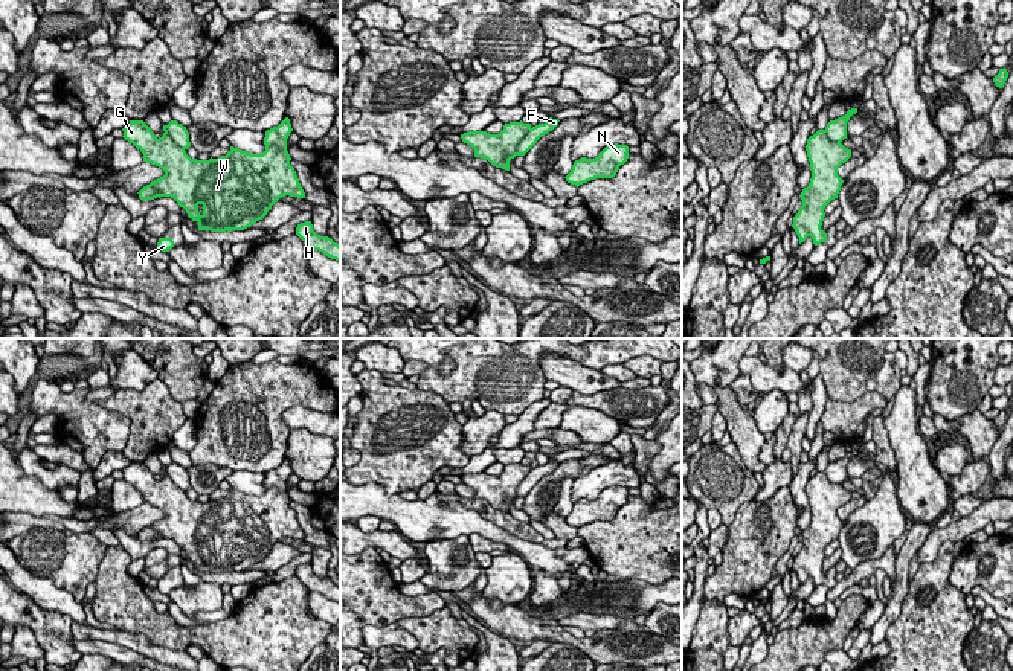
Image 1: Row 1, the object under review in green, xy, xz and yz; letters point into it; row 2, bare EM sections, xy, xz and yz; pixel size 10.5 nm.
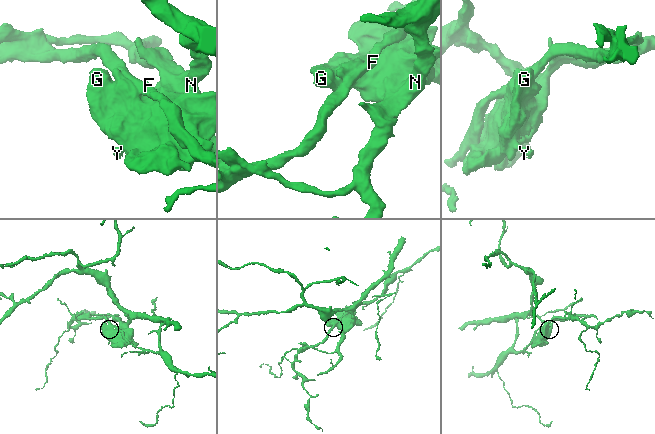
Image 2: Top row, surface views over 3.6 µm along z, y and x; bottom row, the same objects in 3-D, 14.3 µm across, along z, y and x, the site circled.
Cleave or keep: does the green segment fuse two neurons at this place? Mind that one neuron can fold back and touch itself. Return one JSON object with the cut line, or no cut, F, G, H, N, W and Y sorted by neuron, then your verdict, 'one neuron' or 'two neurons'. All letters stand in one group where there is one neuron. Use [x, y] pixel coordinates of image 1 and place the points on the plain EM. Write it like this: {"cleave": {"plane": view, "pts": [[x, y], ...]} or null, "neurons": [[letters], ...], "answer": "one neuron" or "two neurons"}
{"cleave": {"plane": "xz", "pts": [[531, 470], [519, 484], [516, 496]]}, "neurons": [["F"], ["G", "H", "N", "W", "Y"]], "answer": "two neurons"}

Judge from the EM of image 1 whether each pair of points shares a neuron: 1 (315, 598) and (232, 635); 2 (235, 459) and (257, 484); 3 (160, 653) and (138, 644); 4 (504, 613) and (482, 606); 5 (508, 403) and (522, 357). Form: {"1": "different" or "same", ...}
{"1": "different", "2": "different", "3": "same", "4": "same", "5": "same"}

